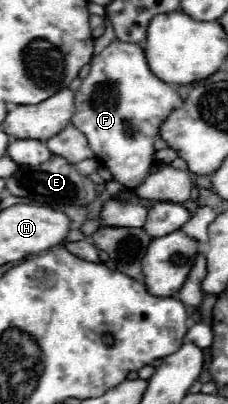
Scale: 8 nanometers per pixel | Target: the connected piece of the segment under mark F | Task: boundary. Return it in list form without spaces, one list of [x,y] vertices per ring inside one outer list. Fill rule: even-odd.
[[[112,40],[100,54],[92,58],[90,74],[82,80],[82,86],[76,92],[76,114],[72,124],[86,136],[94,156],[106,166],[114,180],[136,192],[136,188],[146,180],[150,166],[154,164],[154,140],[160,134],[160,124],[170,116],[172,110],[182,106],[182,98],[174,86],[162,82],[146,62],[146,54],[142,46],[134,46],[130,42]]]

